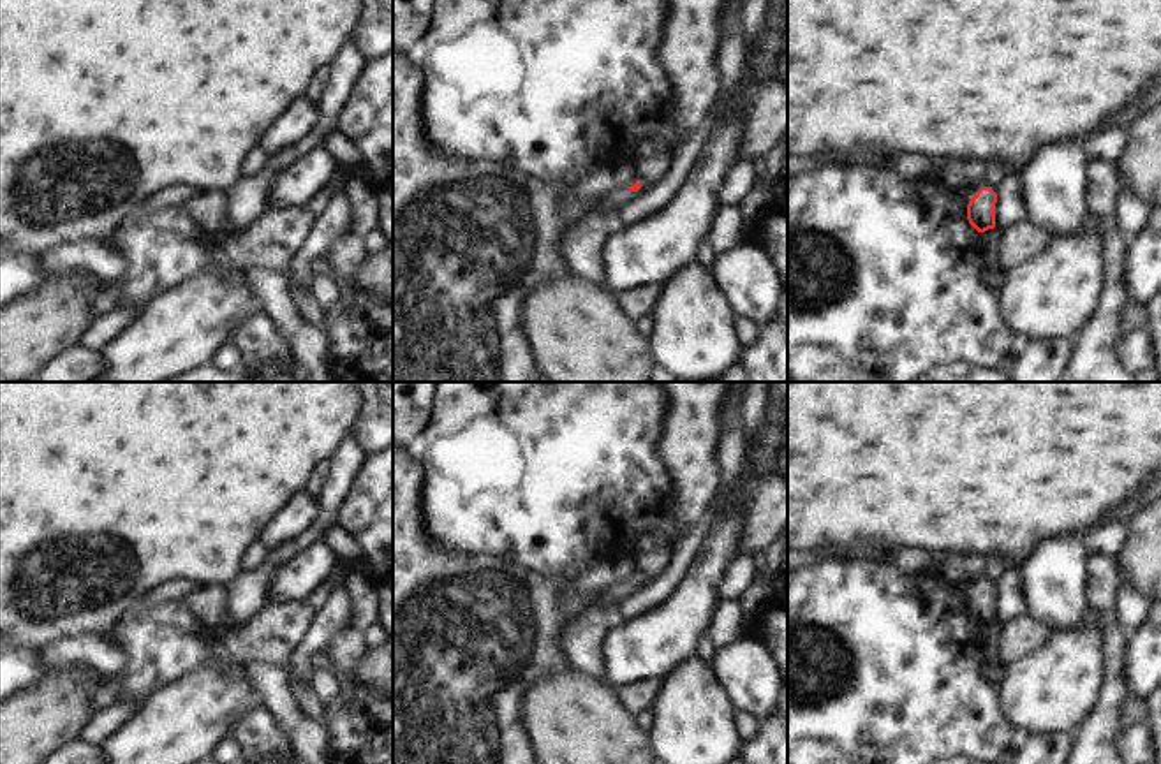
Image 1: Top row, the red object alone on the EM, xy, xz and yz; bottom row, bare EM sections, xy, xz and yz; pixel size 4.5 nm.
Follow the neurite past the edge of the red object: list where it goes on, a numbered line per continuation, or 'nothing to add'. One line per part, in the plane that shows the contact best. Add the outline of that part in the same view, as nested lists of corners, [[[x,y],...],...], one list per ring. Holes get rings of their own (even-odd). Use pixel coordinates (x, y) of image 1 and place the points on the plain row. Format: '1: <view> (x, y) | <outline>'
1: xz (610, 599) | [[[613,583],[610,586],[595,591],[583,606],[583,611],[590,609],[604,609],[611,620],[611,623],[618,621],[618,613],[622,602],[634,593],[638,588],[629,583]],[[581,611],[581,613],[583,613]]]

